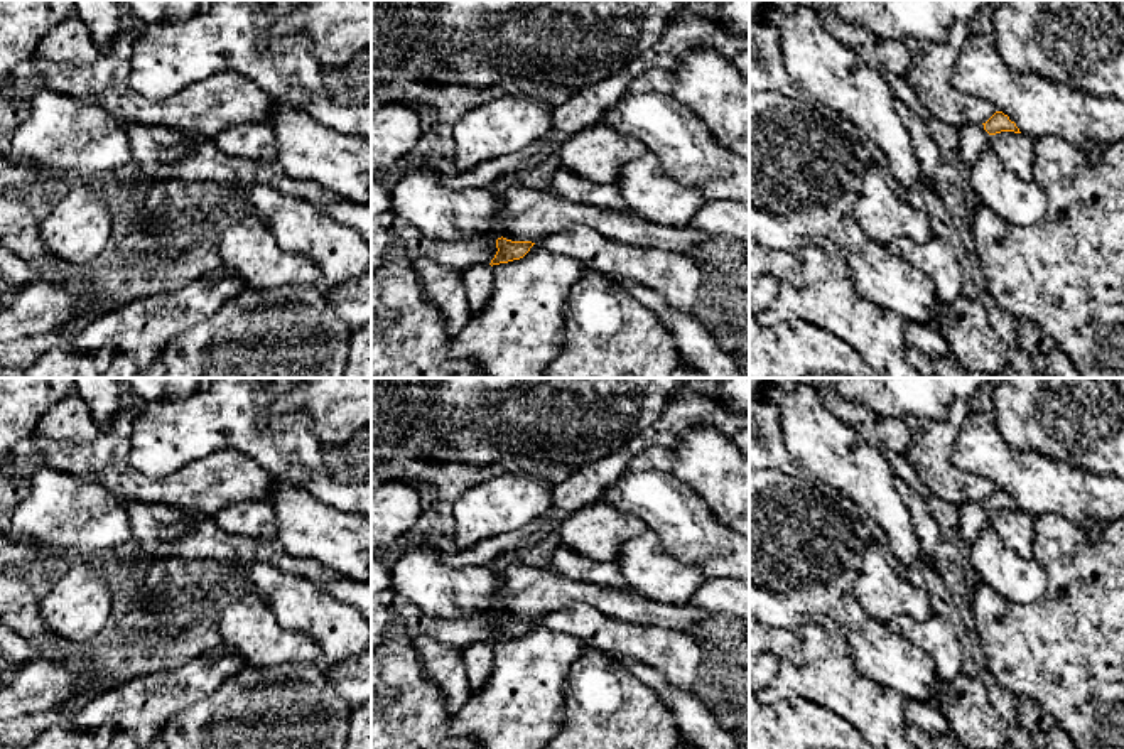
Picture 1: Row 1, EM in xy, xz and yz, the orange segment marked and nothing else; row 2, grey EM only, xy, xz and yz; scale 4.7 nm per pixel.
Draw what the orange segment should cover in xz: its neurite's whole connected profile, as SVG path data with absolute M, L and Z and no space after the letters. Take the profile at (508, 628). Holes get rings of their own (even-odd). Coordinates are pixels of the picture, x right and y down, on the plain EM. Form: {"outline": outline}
{"outline": "M501 614L496 617L498 629L489 643L493 644L493 643L520 638L530 629L533 622L535 621L532 619L511 619Z"}

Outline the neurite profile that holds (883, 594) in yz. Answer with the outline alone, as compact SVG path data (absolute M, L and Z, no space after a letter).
M874 542L864 555L854 592L866 612L884 624L900 614L915 621L927 621L932 616L927 592L901 579L884 558L883 547Z

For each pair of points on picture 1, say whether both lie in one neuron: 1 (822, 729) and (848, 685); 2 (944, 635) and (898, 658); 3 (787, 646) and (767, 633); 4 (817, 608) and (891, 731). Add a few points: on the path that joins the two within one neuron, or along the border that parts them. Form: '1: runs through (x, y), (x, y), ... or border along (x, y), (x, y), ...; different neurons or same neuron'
1: border along (795, 697), (805, 697), (827, 707), (858, 731); different neurons
2: border along (888, 625), (913, 641), (930, 658), (937, 678); different neurons
3: runs through (782, 643), (772, 638); same neuron
4: border along (797, 630), (836, 630), (853, 665); different neurons

